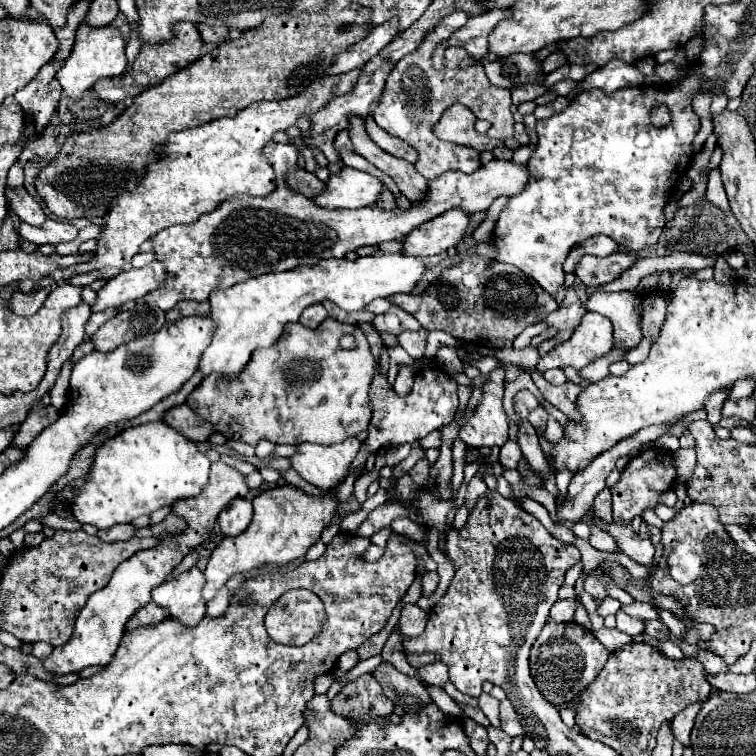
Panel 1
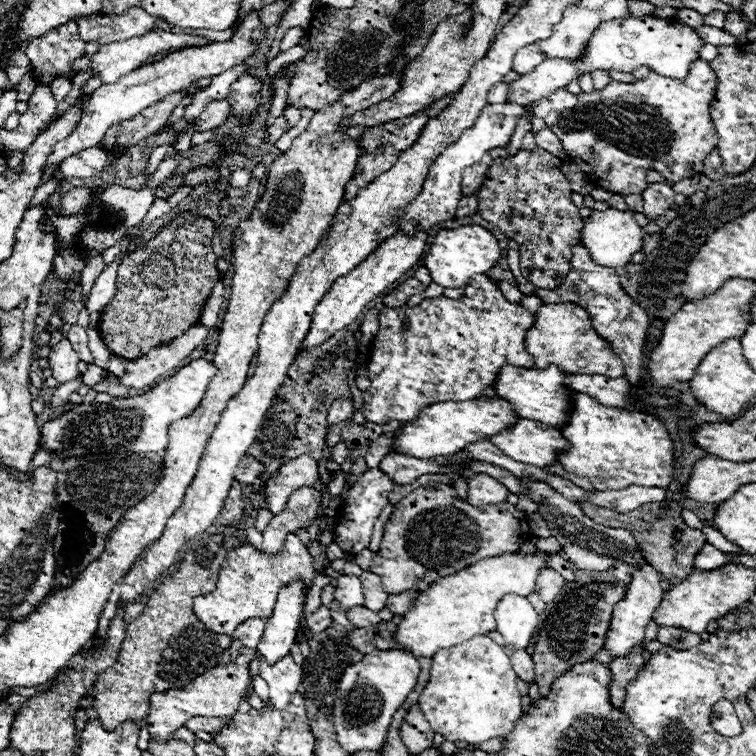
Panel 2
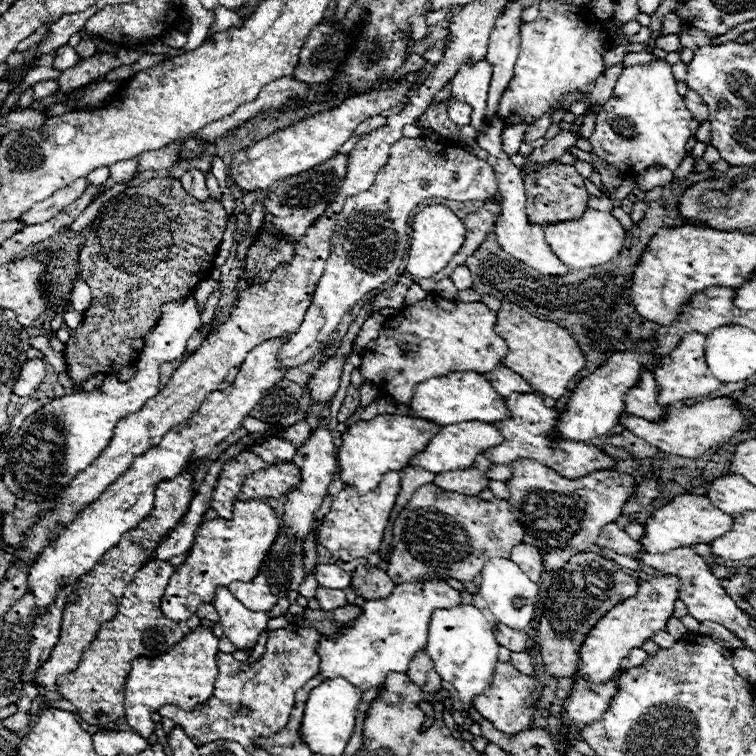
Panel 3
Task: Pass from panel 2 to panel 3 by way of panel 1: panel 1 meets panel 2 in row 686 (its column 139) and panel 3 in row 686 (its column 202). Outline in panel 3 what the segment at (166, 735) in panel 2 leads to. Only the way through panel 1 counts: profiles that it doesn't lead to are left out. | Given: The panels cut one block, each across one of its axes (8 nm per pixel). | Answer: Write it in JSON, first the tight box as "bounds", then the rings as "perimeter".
{"bounds":[124,626,218,738],"perimeter":[[[198,626],[190,630],[182,642],[178,642],[170,652],[156,658],[138,658],[132,660],[130,676],[124,684],[124,716],[128,726],[142,738],[150,738],[154,734],[152,714],[158,712],[164,704],[176,704],[186,710],[206,702],[214,692],[214,682],[218,676],[216,666],[218,638],[206,626]]]}

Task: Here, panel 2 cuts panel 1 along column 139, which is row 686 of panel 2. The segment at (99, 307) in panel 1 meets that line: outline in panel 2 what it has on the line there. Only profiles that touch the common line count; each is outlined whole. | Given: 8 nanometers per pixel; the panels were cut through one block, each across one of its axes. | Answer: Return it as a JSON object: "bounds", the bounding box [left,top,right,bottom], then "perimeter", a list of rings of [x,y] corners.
{"bounds":[258,656,302,710],"perimeter":[[[260,656],[258,660],[260,660],[260,676],[268,682],[270,688],[270,702],[278,710],[286,708],[290,704],[290,698],[298,690],[302,668],[294,664],[292,656],[284,656],[282,660],[278,660],[278,664],[272,666],[266,664]]]}

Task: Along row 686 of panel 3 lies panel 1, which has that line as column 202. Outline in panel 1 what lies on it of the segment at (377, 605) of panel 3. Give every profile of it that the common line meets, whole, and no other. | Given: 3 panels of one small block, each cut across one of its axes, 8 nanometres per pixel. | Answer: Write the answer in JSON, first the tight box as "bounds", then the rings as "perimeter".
{"bounds":[198,250,426,376],"perimeter":[[[376,250],[372,256],[356,258],[354,262],[346,258],[330,258],[318,262],[316,266],[298,266],[296,270],[288,272],[270,272],[234,284],[228,290],[216,290],[210,294],[210,316],[218,326],[212,344],[200,360],[198,370],[202,370],[204,376],[210,372],[236,376],[248,364],[250,354],[260,346],[274,344],[286,324],[298,322],[304,308],[332,300],[346,312],[364,310],[364,306],[378,296],[386,298],[400,292],[412,292],[424,272],[426,268],[420,258]]]}

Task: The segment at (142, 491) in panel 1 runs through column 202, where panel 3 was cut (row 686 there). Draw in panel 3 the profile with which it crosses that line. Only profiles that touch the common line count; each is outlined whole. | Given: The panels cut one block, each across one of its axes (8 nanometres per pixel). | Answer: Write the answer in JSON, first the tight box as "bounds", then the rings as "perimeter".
{"bounds":[426,604,498,716],"perimeter":[[[458,604],[454,608],[440,608],[432,612],[430,628],[428,628],[428,644],[426,652],[434,662],[436,672],[444,682],[450,682],[464,706],[466,716],[474,706],[472,700],[476,694],[482,694],[486,686],[490,686],[496,662],[498,662],[498,648],[496,636],[482,616],[482,612],[472,604]]]}

